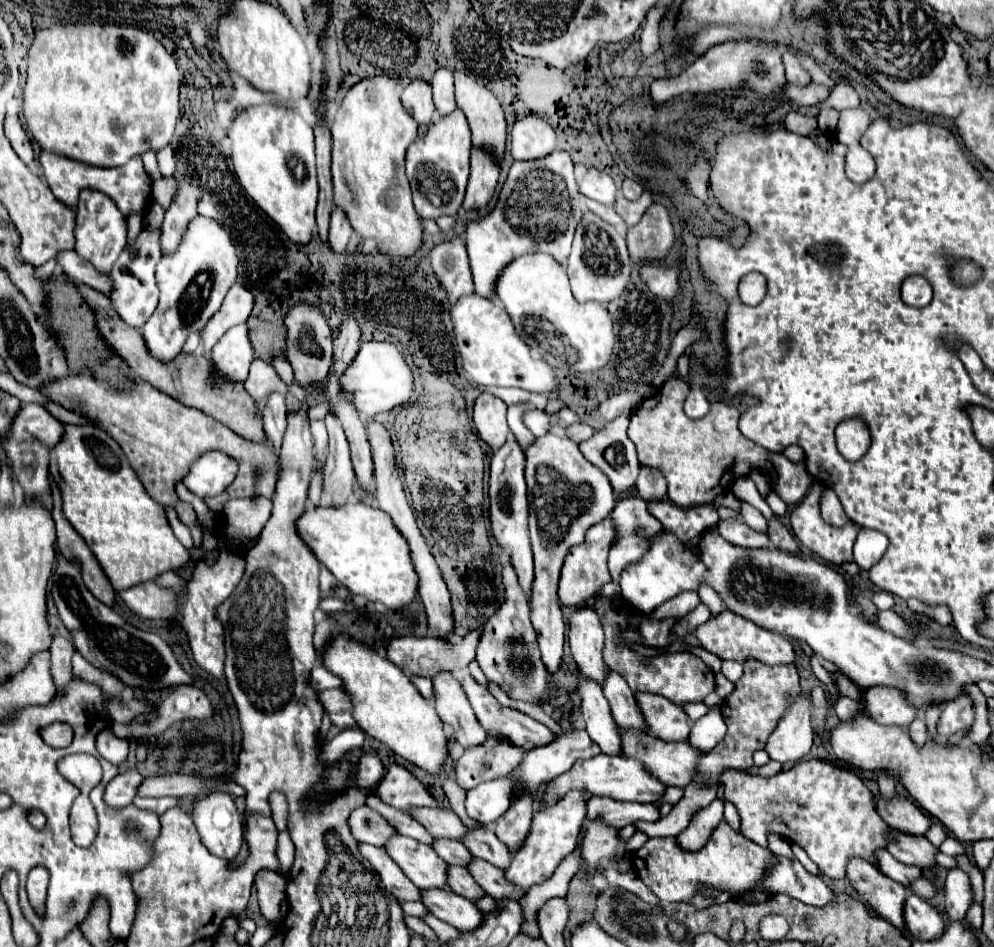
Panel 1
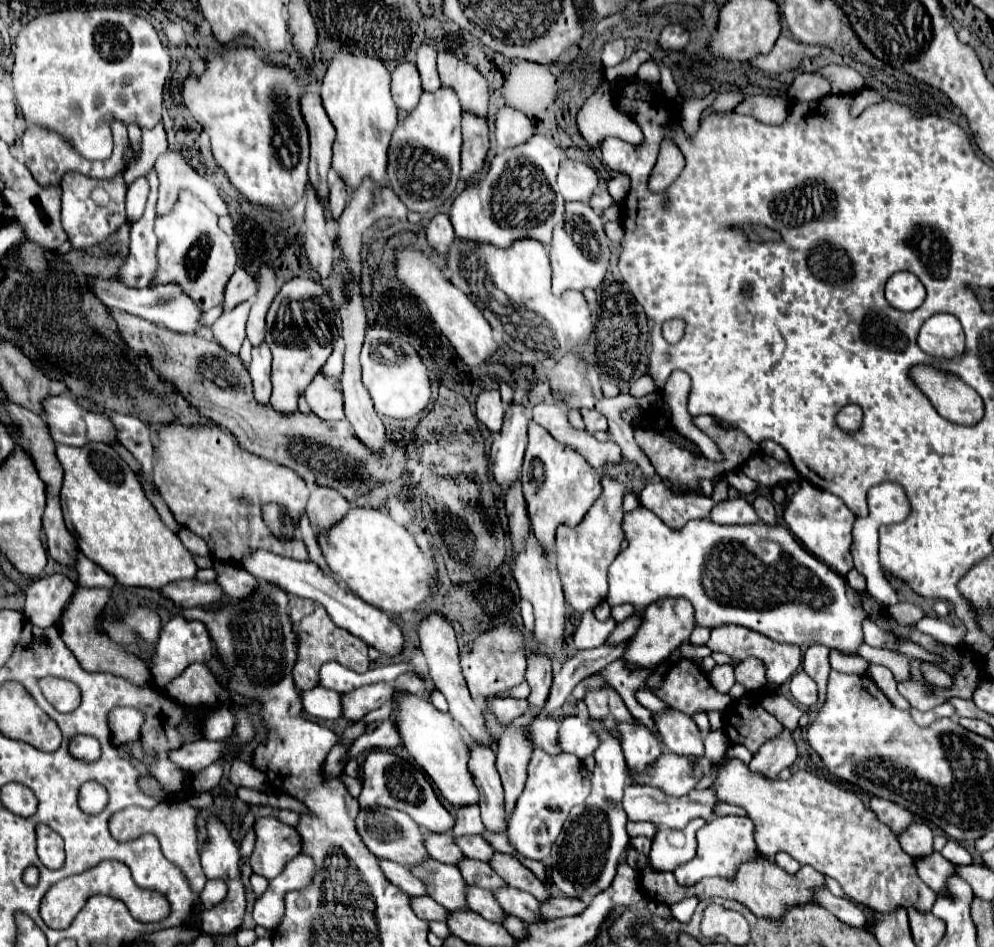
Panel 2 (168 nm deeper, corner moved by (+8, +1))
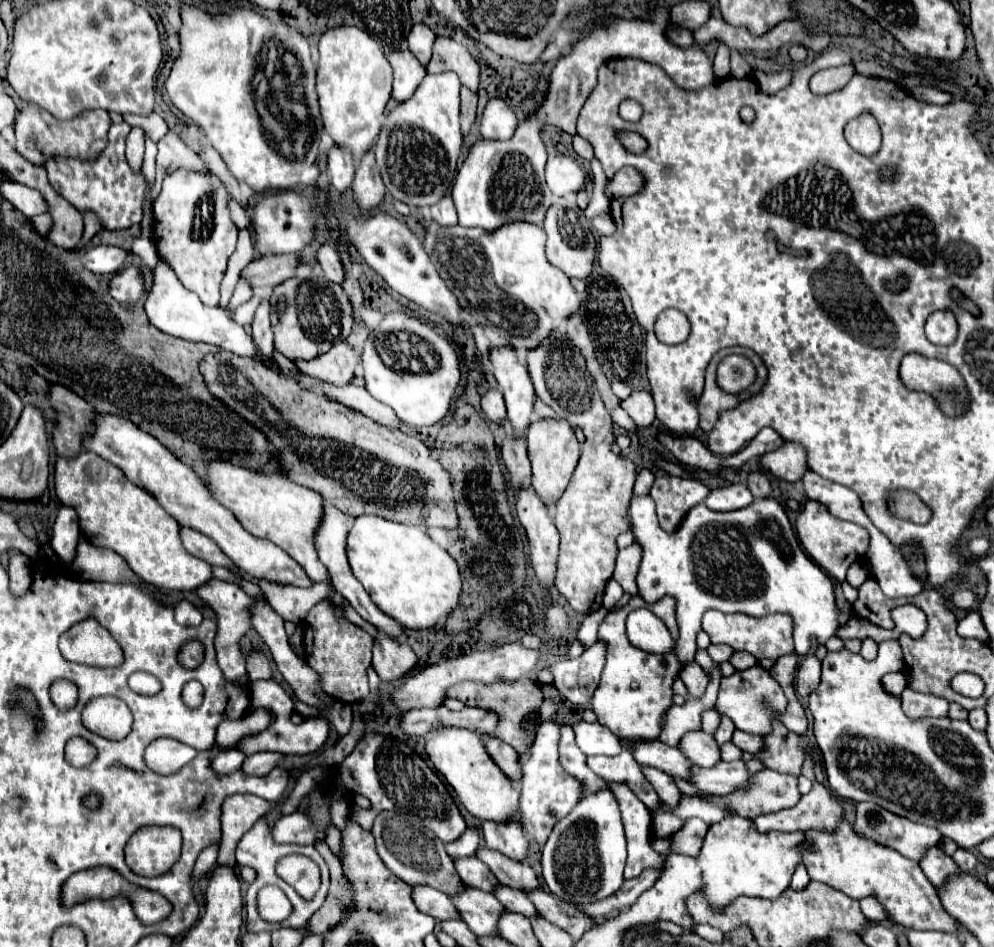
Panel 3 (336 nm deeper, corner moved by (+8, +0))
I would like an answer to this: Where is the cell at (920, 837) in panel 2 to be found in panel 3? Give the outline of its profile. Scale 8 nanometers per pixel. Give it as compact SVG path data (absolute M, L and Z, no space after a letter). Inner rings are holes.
M937 845L927 849L927 853L919 859L919 865L935 887L939 887L947 875L959 873L959 867L953 863L953 859L949 855L945 855Z

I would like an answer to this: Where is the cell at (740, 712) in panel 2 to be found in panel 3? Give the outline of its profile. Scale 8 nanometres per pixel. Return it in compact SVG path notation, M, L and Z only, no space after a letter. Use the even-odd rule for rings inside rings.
M775 721L771 733L763 737L763 753L755 753L755 759L765 767L797 777L801 775L805 753L809 753L807 743L801 741L803 739L797 733L789 731L781 721Z

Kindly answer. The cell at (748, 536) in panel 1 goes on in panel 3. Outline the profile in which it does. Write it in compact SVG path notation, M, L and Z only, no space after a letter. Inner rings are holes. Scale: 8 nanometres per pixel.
M739 483L713 489L705 501L705 505L711 511L737 511L737 509L743 509L745 505L751 505L751 503L753 503L751 491Z

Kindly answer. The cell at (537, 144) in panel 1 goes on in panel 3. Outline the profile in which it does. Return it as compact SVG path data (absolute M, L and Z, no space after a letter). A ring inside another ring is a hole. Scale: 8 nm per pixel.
M491 99L481 119L481 133L489 141L507 141L519 127L515 111L503 99Z

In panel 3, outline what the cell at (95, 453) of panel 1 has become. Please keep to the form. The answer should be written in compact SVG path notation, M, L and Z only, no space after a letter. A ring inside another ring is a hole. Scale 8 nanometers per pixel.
M81 451L77 457L67 459L67 457L57 457L55 463L55 493L65 507L75 507L77 511L77 521L79 521L79 531L81 535L95 547L107 547L119 553L129 567L147 583L153 583L163 589L173 589L173 591L191 591L203 583L207 583L211 575L211 565L205 563L203 559L197 559L189 555L181 541L179 541L179 523L151 497L147 491L139 489L133 485L119 467L111 465L103 457Z

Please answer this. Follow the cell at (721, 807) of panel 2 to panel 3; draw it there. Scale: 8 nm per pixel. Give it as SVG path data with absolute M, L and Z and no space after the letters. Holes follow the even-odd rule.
M806 756L802 766L802 774L812 781L812 789L801 797L801 801L791 807L791 809L781 809L777 813L767 813L755 819L755 825L759 831L807 831L807 829L827 829L827 831L835 831L837 829L837 821L843 817L843 809L841 805L835 801L835 797L831 795L831 791L827 787L823 787L821 783L817 783L814 774L814 762L811 756Z

